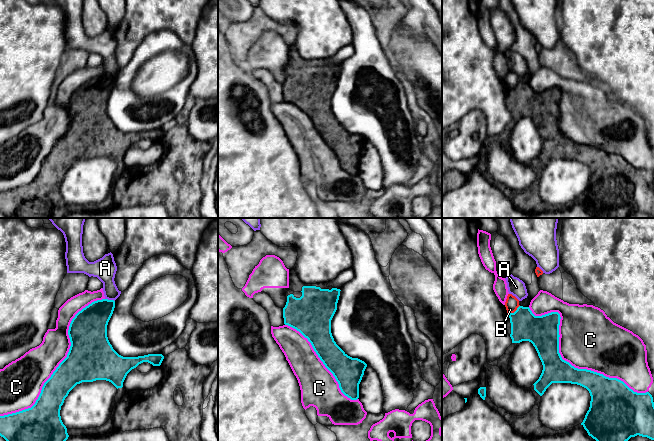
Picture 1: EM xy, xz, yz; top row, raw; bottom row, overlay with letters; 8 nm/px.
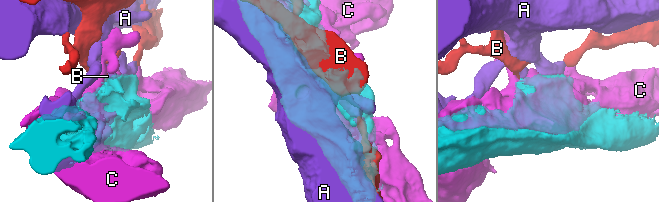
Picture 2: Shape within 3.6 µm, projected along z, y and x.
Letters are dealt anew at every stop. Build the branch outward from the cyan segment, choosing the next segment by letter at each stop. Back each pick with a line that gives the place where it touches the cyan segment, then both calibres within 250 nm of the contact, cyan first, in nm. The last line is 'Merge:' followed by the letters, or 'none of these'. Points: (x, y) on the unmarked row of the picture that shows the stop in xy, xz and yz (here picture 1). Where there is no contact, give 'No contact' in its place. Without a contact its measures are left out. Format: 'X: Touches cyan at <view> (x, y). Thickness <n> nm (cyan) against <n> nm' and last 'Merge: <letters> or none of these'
Merge: none of these

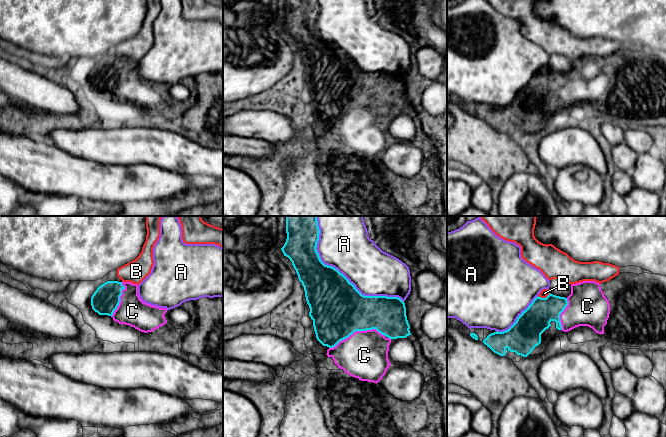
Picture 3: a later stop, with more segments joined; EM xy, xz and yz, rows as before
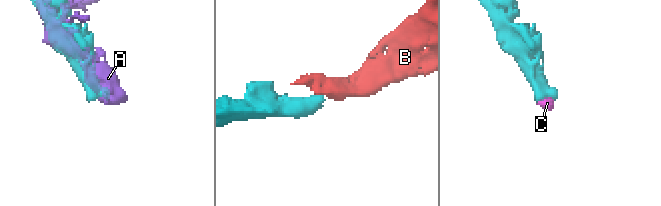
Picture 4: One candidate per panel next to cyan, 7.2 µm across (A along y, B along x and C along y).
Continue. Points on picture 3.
C: Touches cyan at xz (356, 106). Thickness 440 nm (cyan) against 380 nm
Merge: C

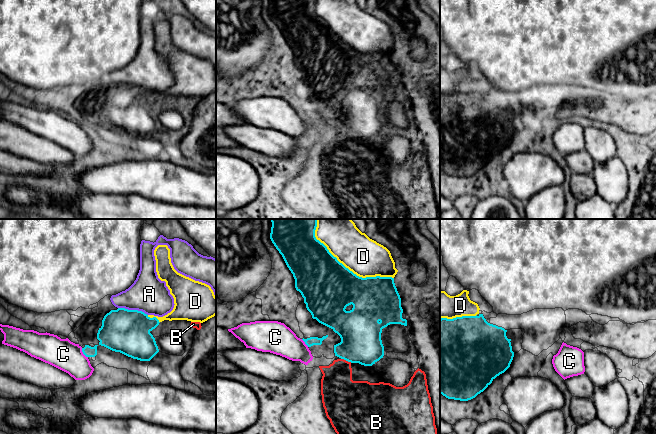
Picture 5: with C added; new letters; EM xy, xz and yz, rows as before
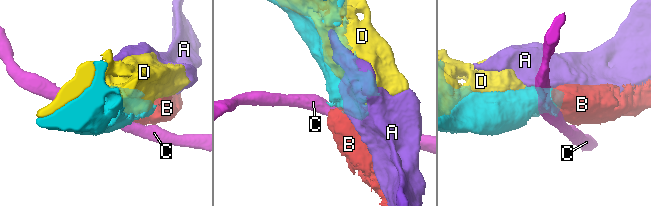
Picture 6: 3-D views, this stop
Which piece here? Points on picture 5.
B: Touches cyan at xz (346, 136). Thickness 320 nm (cyan) against 280 nm
Merge: B

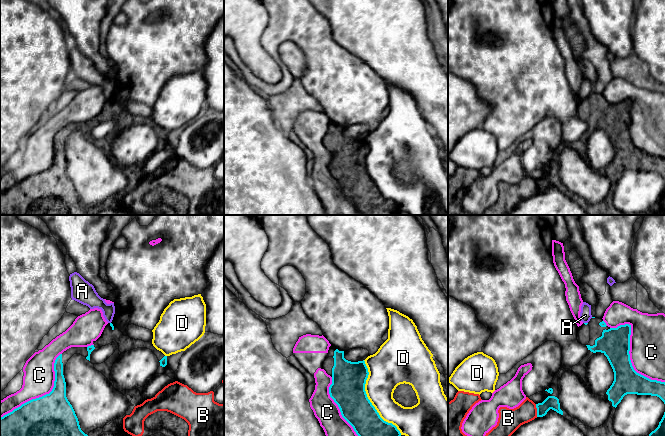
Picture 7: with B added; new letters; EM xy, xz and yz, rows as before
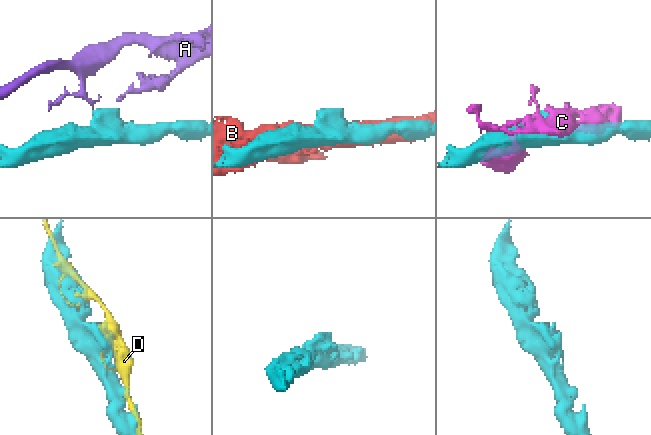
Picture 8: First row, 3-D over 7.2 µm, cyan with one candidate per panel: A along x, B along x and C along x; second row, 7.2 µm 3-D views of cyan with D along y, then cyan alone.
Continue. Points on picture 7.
Merge: none of these

